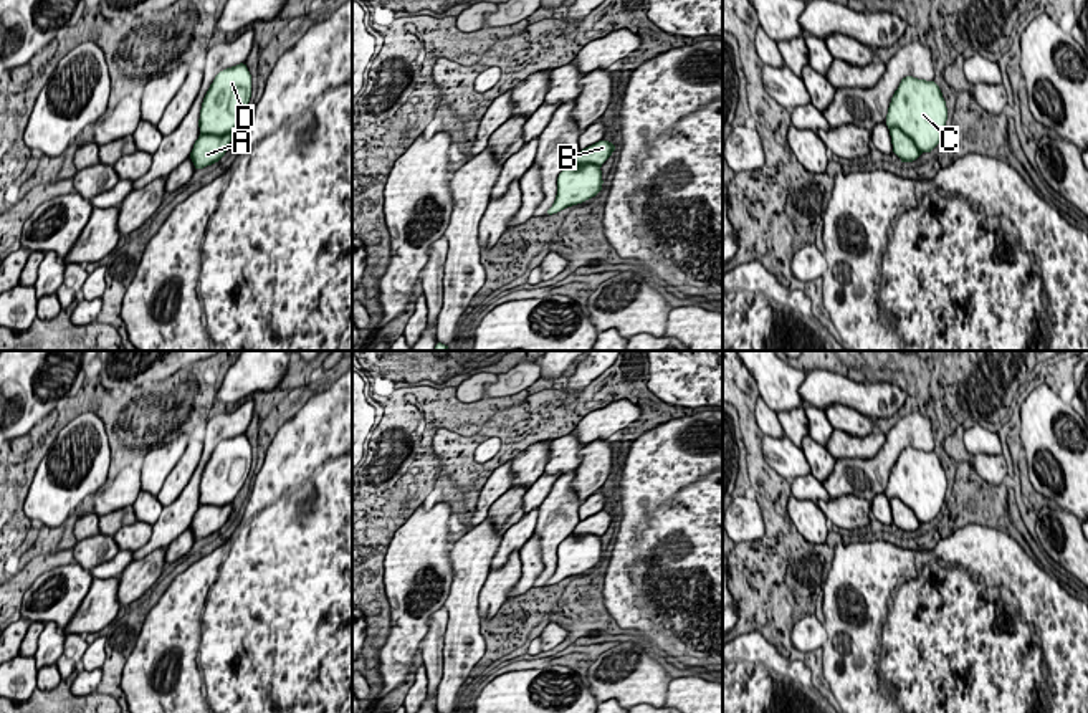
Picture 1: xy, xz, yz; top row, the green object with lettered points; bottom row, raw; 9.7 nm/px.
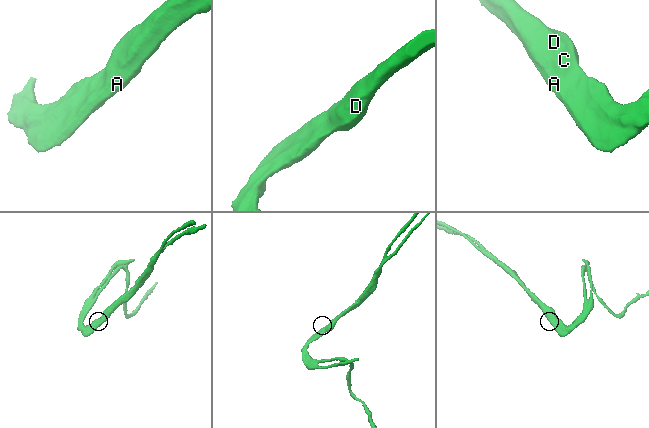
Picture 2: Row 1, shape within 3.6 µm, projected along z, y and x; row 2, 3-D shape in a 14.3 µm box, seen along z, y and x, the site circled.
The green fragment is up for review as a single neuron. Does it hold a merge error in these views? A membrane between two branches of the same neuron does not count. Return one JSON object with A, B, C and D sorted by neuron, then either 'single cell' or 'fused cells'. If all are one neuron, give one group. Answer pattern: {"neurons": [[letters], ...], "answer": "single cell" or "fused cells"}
{"neurons": [["A", "B"], ["C", "D"]], "answer": "fused cells"}

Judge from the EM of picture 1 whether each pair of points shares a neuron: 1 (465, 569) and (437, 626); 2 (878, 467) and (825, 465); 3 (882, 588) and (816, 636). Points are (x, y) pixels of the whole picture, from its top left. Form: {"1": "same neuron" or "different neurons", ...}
{"1": "different neurons", "2": "different neurons", "3": "different neurons"}

